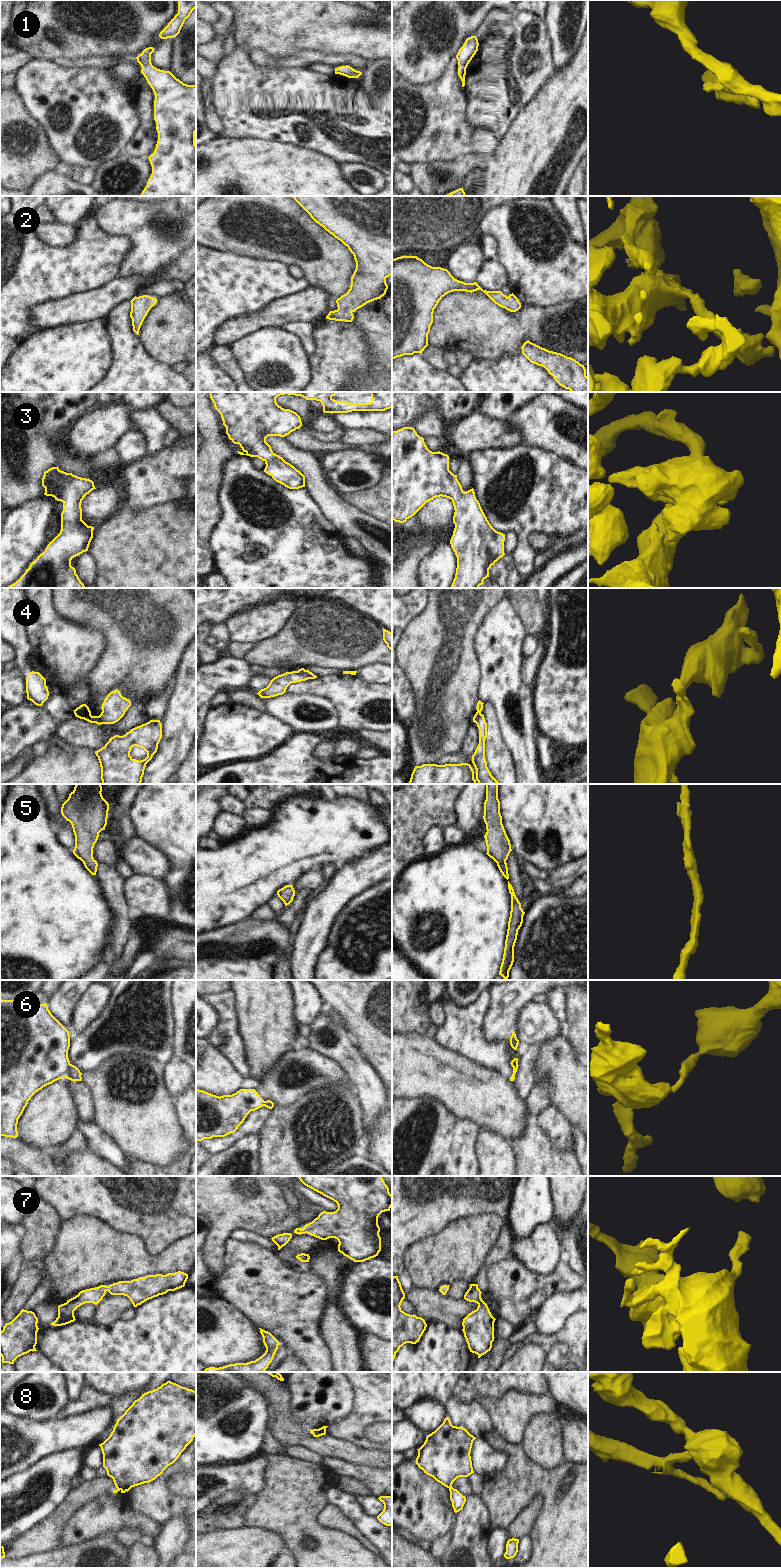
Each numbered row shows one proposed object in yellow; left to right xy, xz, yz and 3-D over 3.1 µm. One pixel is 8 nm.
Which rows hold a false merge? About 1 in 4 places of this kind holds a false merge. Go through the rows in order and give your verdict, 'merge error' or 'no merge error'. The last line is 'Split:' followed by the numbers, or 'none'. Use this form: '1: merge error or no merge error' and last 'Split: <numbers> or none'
1: no merge error
2: no merge error
3: no merge error
4: merge error
5: no merge error
6: merge error
7: no merge error
8: merge error
Split: 4, 6, 8

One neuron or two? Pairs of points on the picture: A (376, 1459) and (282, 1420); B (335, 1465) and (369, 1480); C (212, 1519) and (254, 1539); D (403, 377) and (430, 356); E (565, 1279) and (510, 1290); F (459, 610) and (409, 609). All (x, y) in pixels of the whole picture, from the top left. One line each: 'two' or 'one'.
A: one
B: one
C: two
D: two
E: one
F: two

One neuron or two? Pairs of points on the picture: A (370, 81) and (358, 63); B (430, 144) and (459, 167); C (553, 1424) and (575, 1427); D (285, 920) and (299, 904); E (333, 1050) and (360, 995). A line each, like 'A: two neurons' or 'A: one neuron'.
A: two neurons
B: two neurons
C: two neurons
D: one neuron
E: two neurons

